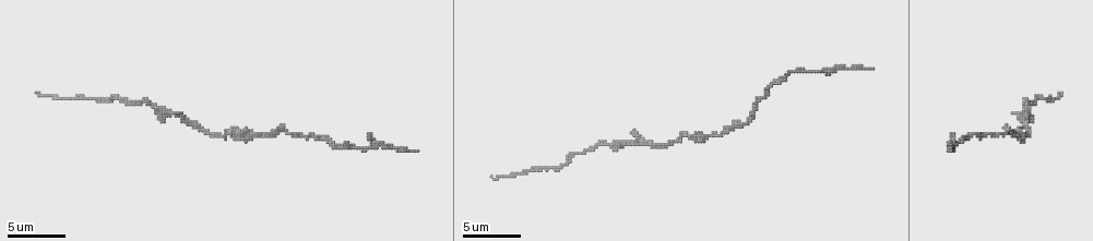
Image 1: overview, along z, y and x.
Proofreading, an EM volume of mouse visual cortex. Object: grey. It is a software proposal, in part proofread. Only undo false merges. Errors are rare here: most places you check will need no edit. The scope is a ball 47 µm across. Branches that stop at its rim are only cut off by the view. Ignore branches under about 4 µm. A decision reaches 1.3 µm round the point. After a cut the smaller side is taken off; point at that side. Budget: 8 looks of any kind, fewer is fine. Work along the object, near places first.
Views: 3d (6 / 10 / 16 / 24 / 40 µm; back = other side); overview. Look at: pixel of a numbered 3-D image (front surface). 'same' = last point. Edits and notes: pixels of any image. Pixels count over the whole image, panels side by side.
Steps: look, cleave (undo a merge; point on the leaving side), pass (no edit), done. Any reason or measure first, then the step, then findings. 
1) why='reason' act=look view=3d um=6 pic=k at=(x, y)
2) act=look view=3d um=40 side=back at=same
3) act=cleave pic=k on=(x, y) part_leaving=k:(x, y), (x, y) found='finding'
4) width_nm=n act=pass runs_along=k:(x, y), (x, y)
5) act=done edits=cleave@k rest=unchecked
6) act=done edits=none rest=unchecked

why='side arm on a straight run' act=look view=3d um=10 pic=1 at=(634, 141)

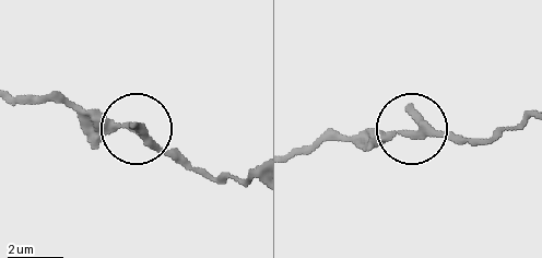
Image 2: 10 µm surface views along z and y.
width_nm=240 act=pass runs_along=2:(530, 116), (481, 137), (375, 130), (350, 137) found='one cell here'

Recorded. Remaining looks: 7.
why='calibre changes' act=look view=3d um=10 pic=1 at=(566, 165)

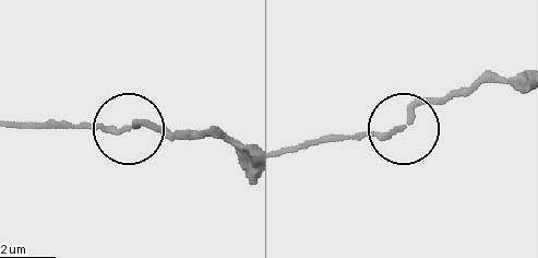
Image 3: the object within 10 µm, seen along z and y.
width_nm=200 act=pass runs_along=3:(244, 155), (202, 132), (49, 125) found='continuous, no second cell'

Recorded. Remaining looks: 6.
act=look view=3d um=16 pic=1 at=(686, 134)

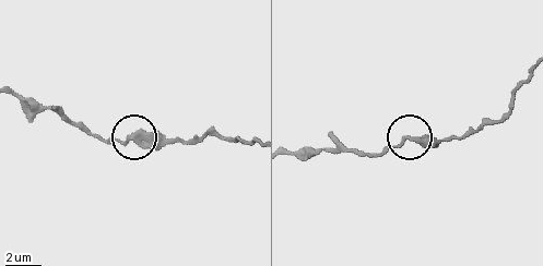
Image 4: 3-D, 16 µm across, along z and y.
act=pass found='all the same cell'

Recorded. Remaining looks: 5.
act=look view=3d um=16 pic=1 at=(365, 148)

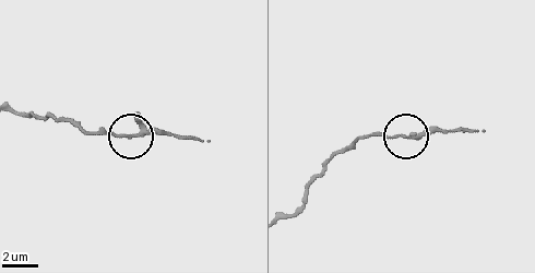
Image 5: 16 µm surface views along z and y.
arms=3 act=pass runs_along=5:(12, 110), (66, 118), (92, 135), (166, 131), (187, 135) found='one cell here'

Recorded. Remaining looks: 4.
act=done edits=none rest=unchecked

